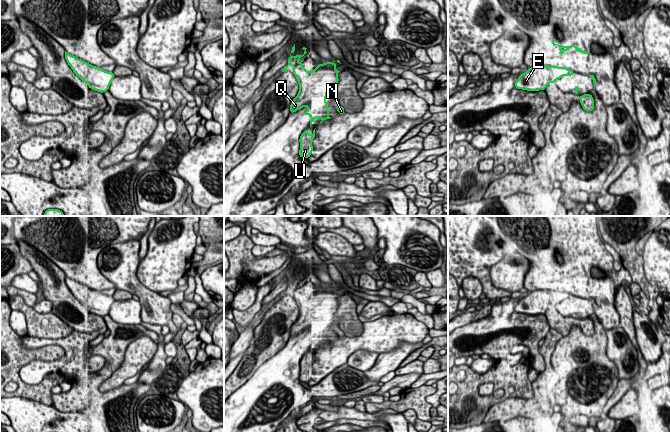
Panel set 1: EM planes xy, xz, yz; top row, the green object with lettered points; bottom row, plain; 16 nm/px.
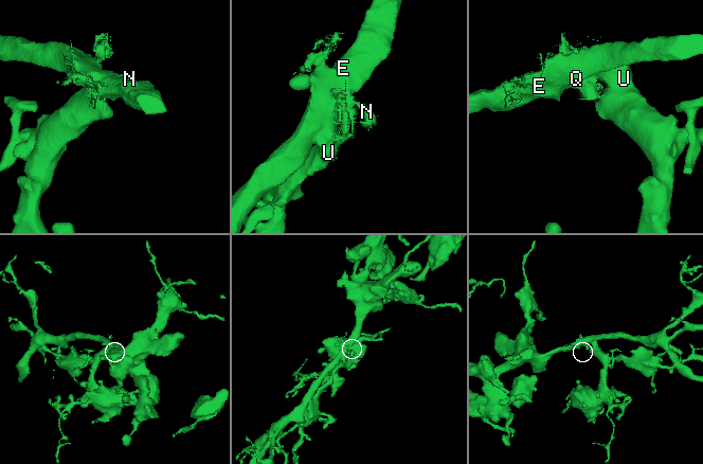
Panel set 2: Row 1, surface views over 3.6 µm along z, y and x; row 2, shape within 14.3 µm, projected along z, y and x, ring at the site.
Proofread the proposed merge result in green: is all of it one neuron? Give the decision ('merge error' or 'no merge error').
no merge error

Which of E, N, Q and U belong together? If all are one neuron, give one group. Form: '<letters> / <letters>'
E N Q U

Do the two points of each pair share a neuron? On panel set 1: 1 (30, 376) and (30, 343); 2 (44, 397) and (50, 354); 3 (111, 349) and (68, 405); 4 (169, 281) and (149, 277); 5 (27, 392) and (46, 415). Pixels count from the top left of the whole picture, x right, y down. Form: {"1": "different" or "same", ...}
{"1": "same", "2": "same", "3": "same", "4": "same", "5": "different"}

